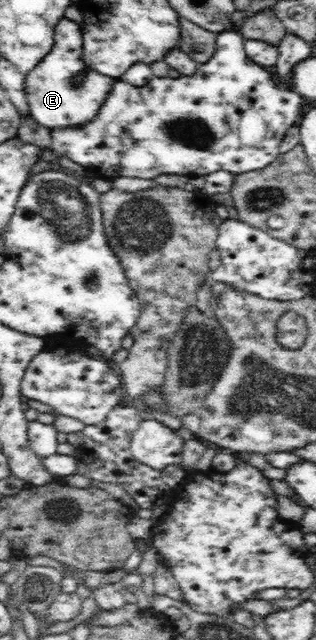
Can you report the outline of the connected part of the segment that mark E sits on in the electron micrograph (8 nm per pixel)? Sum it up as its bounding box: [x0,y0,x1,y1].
[25,17,116,128]

